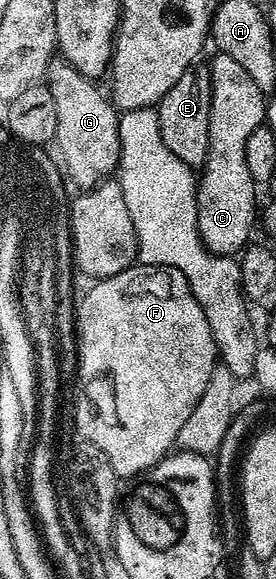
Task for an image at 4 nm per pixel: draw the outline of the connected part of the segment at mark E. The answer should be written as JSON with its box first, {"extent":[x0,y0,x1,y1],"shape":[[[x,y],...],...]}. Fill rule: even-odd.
{"extent":[155,64,212,168],"shape":[[[202,64],[193,65],[162,96],[162,100],[155,107],[158,112],[158,124],[162,132],[162,140],[178,160],[182,160],[187,166],[193,168],[203,167],[208,155],[208,137],[210,136],[210,104],[212,103],[212,77],[208,71],[208,66]]]}

